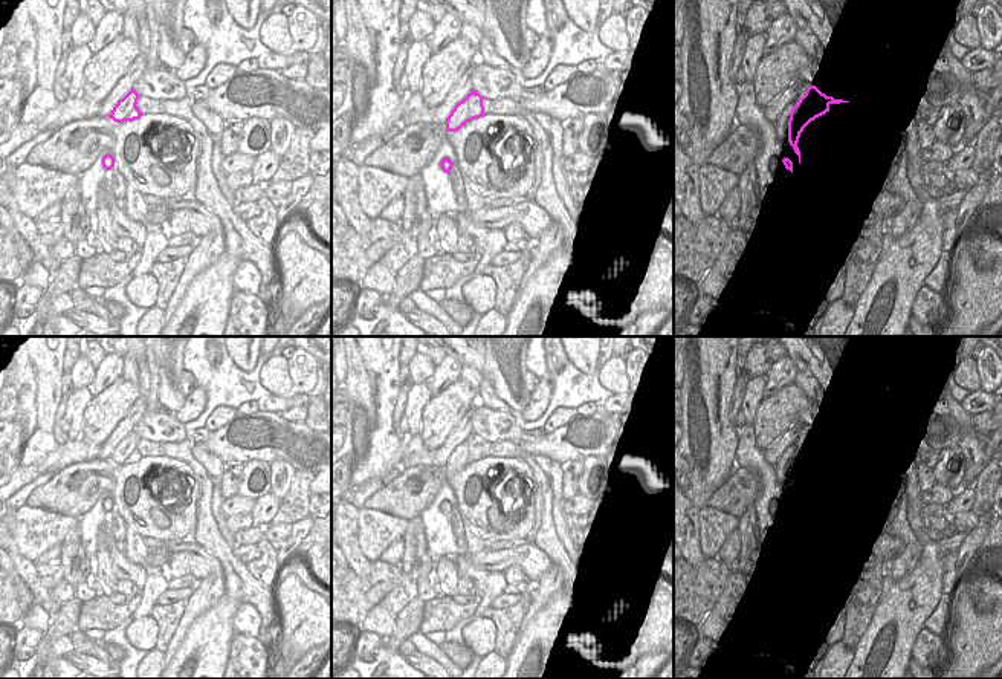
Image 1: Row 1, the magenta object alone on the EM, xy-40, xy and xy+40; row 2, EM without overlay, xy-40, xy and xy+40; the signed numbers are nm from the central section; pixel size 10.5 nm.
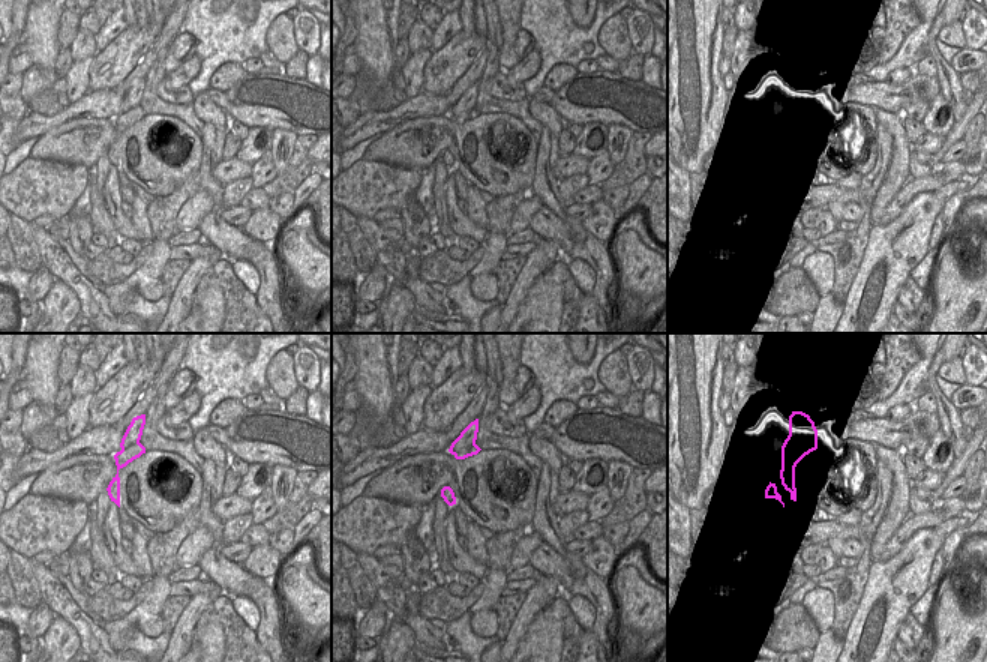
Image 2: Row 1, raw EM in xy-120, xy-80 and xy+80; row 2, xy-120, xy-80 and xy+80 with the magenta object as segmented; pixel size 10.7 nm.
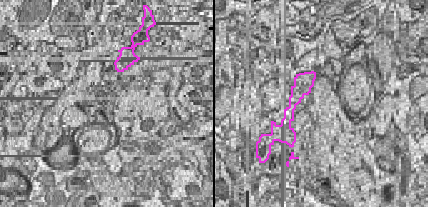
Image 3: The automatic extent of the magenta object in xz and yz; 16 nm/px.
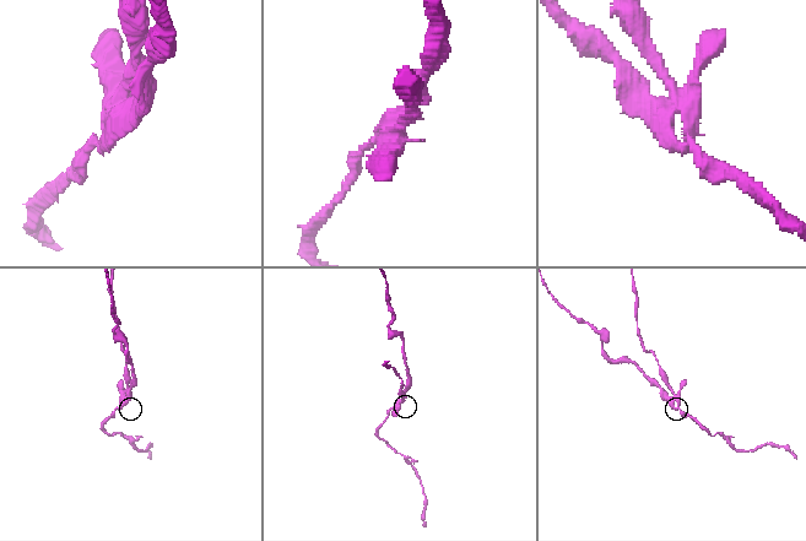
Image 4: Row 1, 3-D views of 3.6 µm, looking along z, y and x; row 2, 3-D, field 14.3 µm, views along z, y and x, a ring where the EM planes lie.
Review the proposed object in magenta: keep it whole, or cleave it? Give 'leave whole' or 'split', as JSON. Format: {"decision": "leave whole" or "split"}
{"decision": "split"}

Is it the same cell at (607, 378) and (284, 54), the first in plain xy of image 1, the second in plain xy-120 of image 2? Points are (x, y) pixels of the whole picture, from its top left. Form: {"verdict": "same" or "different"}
{"verdict": "same"}

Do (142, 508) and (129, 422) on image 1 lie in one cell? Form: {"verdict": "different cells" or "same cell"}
{"verdict": "different cells"}

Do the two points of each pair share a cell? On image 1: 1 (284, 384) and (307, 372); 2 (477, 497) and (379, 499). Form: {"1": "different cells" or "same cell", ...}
{"1": "different cells", "2": "same cell"}

